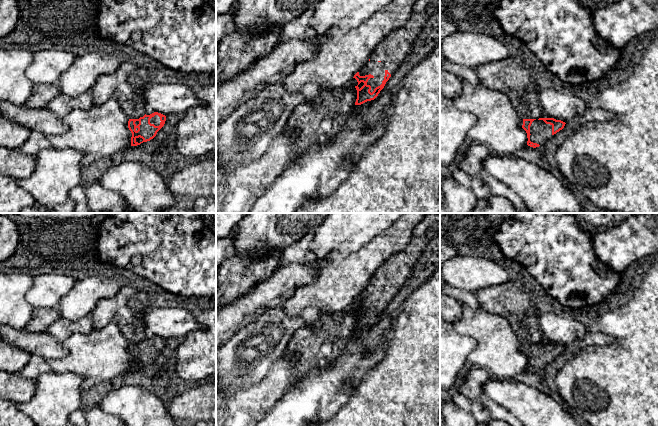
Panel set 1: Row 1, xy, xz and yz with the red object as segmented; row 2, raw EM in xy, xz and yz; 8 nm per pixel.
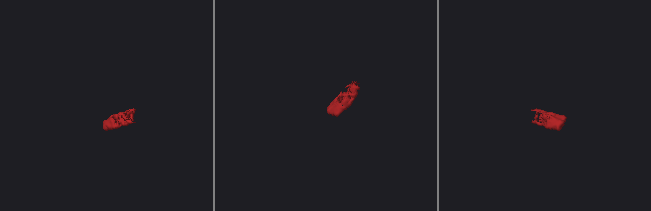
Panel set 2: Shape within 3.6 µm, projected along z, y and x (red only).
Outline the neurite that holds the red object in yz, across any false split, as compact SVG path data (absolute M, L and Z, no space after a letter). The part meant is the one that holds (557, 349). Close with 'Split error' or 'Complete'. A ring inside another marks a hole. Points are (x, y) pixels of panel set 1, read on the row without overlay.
M554 342L523 343L522 352L527 357L527 369L533 372L539 371L562 354L565 348Z. Split error

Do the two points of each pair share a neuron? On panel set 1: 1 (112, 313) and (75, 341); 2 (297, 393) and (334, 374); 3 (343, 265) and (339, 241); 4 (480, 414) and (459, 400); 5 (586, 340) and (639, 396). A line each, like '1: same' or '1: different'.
1: different
2: same
3: different
4: same
5: different

